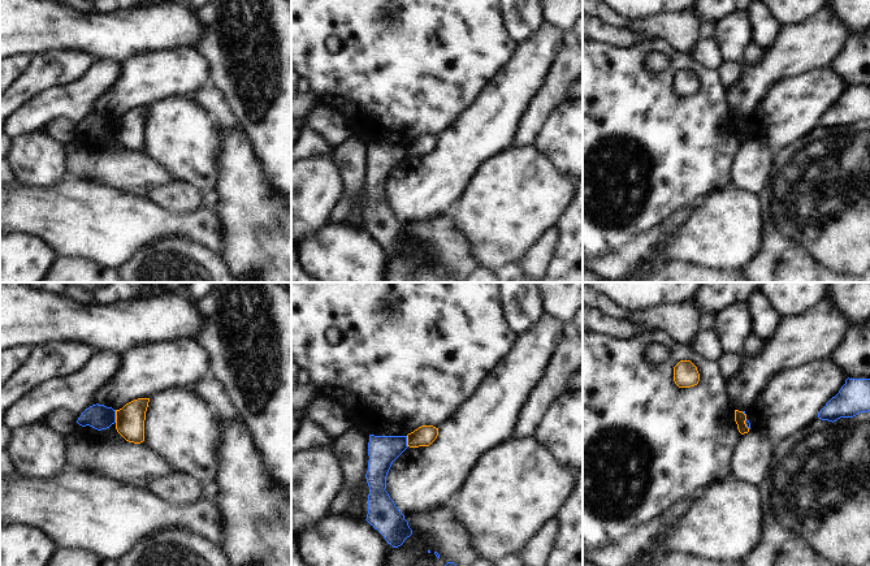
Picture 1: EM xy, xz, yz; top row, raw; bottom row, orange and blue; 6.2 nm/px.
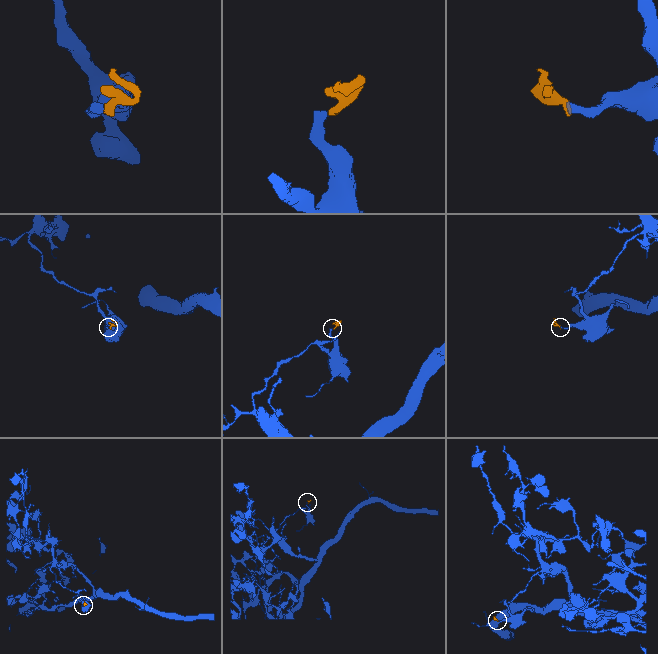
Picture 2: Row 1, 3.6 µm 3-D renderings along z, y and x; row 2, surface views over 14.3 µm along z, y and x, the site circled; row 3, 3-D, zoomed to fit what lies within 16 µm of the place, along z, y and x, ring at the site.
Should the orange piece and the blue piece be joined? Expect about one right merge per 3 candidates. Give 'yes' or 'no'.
no

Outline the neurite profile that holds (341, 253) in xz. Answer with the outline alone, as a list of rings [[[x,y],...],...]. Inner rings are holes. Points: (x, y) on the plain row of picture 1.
[[[329,225],[297,249],[306,269],[321,282],[388,282],[391,258],[367,229]]]

